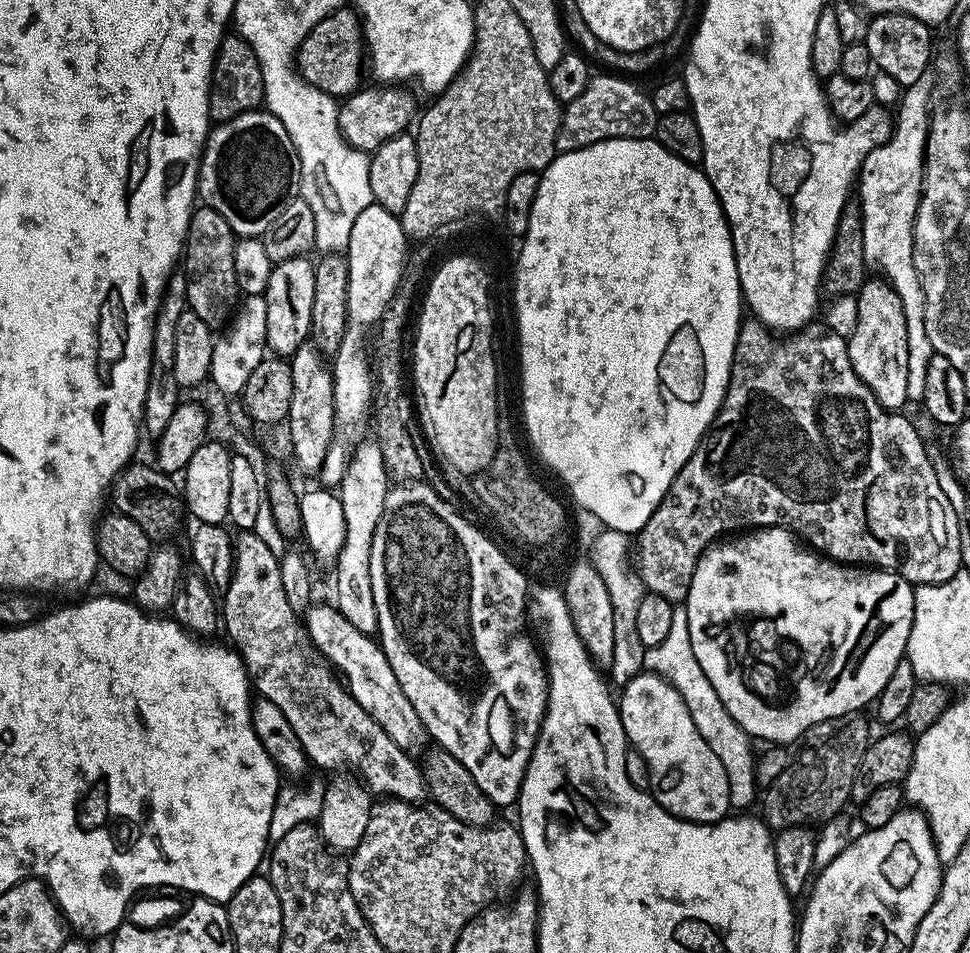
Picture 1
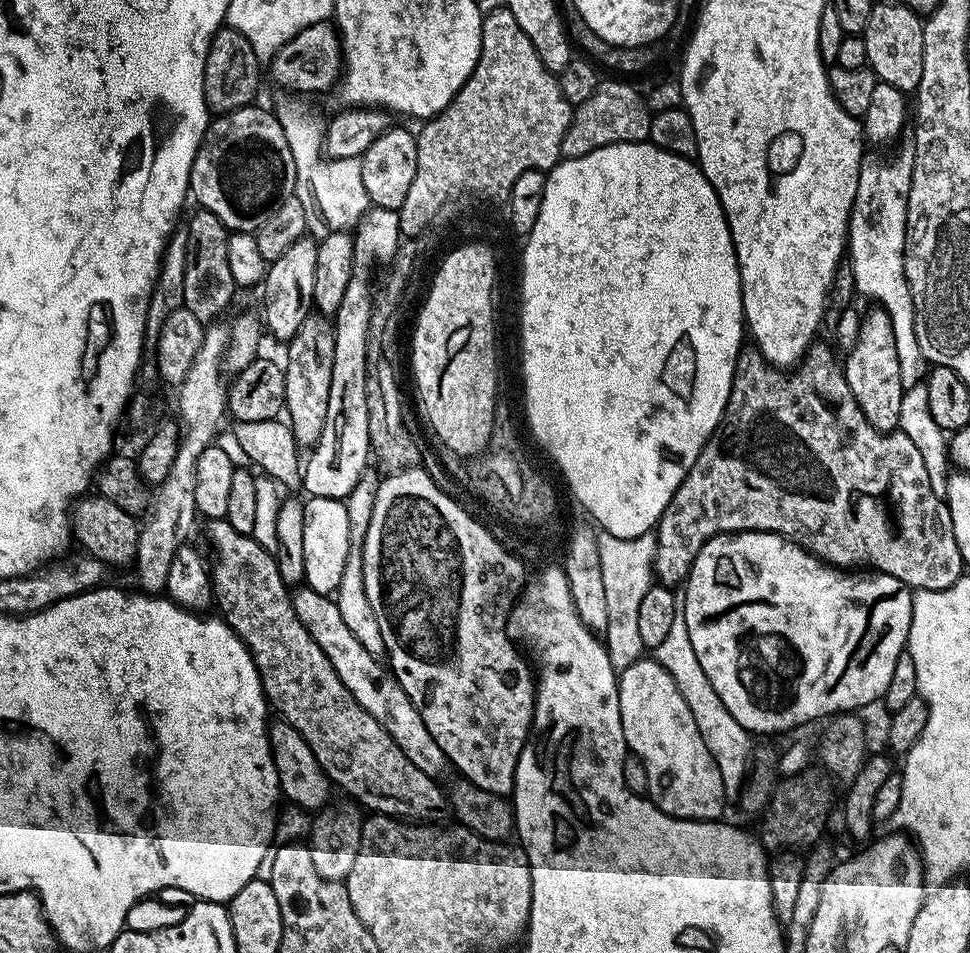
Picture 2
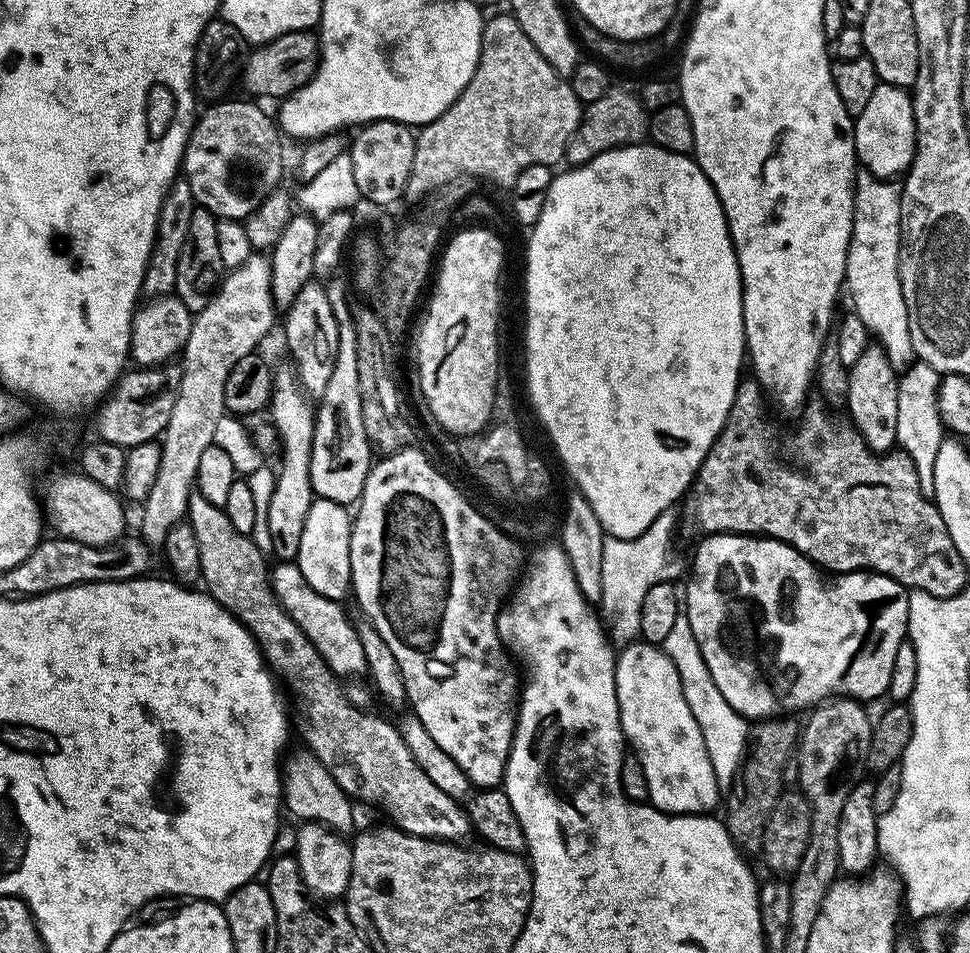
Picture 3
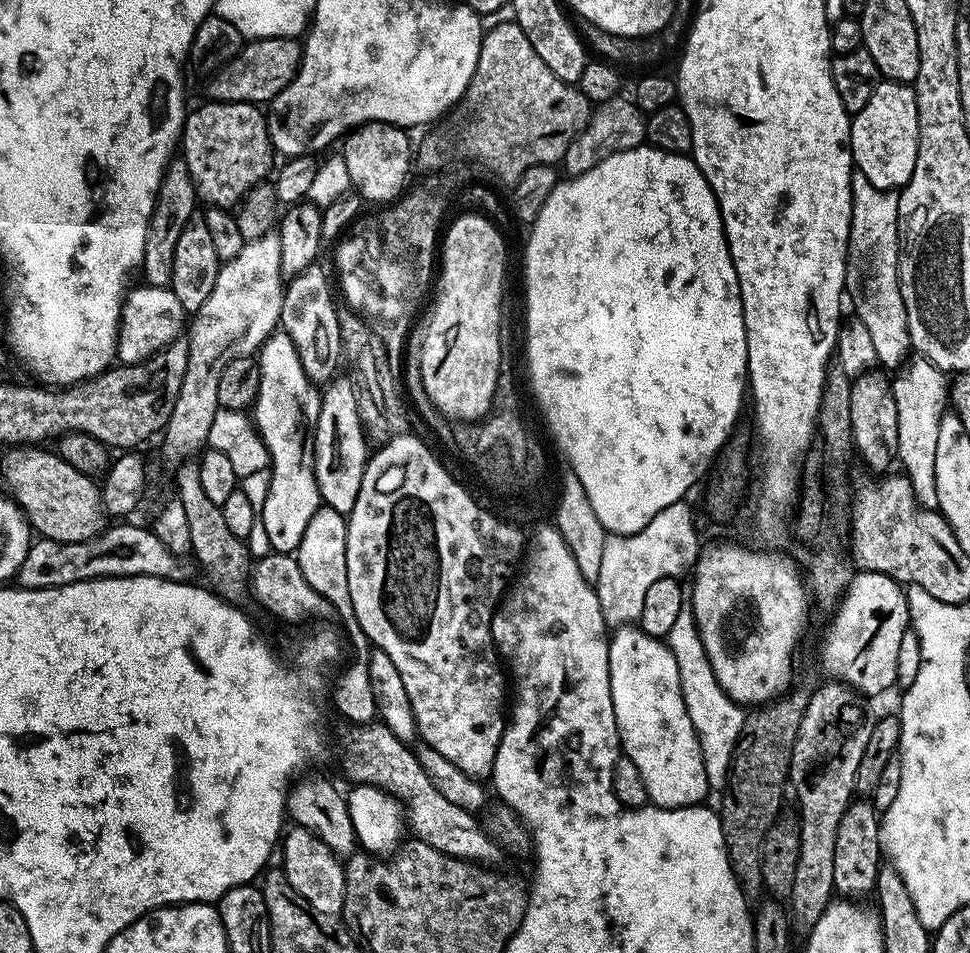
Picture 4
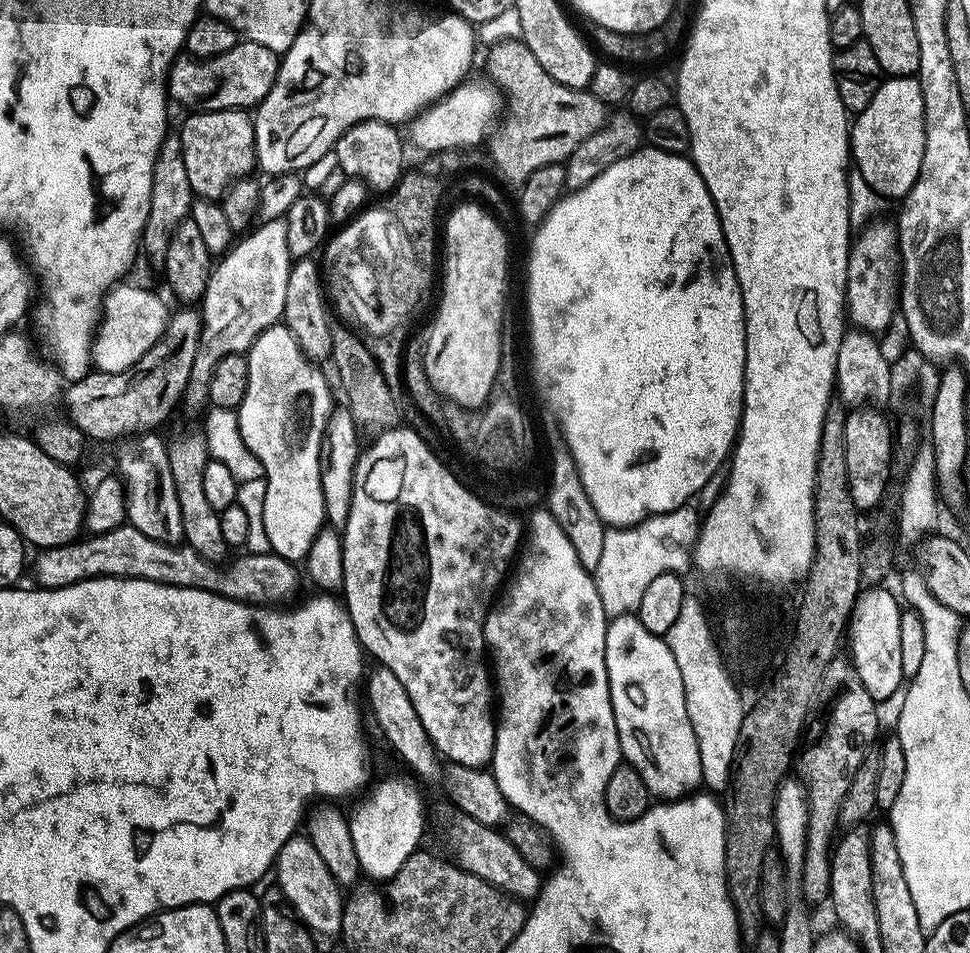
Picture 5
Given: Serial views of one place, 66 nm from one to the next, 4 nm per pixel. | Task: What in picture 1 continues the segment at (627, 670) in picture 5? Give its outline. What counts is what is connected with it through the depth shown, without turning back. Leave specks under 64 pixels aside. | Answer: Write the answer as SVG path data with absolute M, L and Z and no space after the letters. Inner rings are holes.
M644 670L633 676L629 684L623 685L621 696L618 696L618 707L624 732L628 743L640 751L646 758L646 766L650 770L648 788L656 801L679 820L689 820L695 824L717 824L729 815L730 782L726 782L726 770L718 754L706 746L706 738L698 734L698 726L694 726L694 718L690 718L690 710L686 710L686 702L682 702L682 694L670 686L660 676Z

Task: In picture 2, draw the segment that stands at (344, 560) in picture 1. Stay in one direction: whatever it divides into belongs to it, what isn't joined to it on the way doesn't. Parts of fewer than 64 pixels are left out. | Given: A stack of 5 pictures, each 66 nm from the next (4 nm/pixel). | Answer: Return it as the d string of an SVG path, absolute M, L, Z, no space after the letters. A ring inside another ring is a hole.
M365 474L354 486L354 490L347 498L346 505L349 512L350 544L349 556L346 558L346 568L342 573L342 580L334 593L334 599L338 606L338 614L342 614L342 622L350 629L350 634L370 650L377 658L385 655L384 643L382 642L382 629L378 627L378 617L374 614L374 606L370 606L370 598L366 598L366 582L362 574L362 550L366 530L370 526L370 514L374 512L374 498L378 483L375 475Z

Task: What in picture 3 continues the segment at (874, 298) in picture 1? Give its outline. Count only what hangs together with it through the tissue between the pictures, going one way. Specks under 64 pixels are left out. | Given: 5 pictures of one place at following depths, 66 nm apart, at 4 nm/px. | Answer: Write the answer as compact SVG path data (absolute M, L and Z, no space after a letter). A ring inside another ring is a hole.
M869 346L848 372L846 408L852 411L851 423L864 437L865 444L896 444L898 430L898 372L892 367L885 349Z

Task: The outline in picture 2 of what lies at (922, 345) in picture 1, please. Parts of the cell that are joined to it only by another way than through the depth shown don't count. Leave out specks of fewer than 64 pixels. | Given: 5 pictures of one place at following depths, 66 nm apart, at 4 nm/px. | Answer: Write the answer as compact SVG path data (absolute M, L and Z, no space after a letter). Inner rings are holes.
M901 143L896 153L893 154L889 160L884 160L879 164L878 161L869 159L865 164L860 167L860 173L858 174L858 194L854 198L854 206L852 207L852 217L848 220L848 242L846 245L847 253L851 256L852 261L850 261L850 267L852 270L852 274L854 276L854 280L856 282L856 291L859 293L861 297L866 296L868 298L872 298L878 303L882 305L885 309L885 312L891 318L891 324L894 326L894 334L895 334L895 345L898 347L898 360L899 360L899 373L902 379L902 386L904 390L913 389L918 384L921 384L925 381L927 377L927 373L929 371L930 365L926 360L925 356L922 354L921 346L918 344L917 338L917 330L916 330L916 312L913 309L913 294L910 292L910 288L908 286L908 279L905 278L905 266L904 266L904 247L908 245L908 195L910 194L910 186L912 185L912 171L914 170L914 166L916 165L916 149L913 147L911 143L904 144Z

